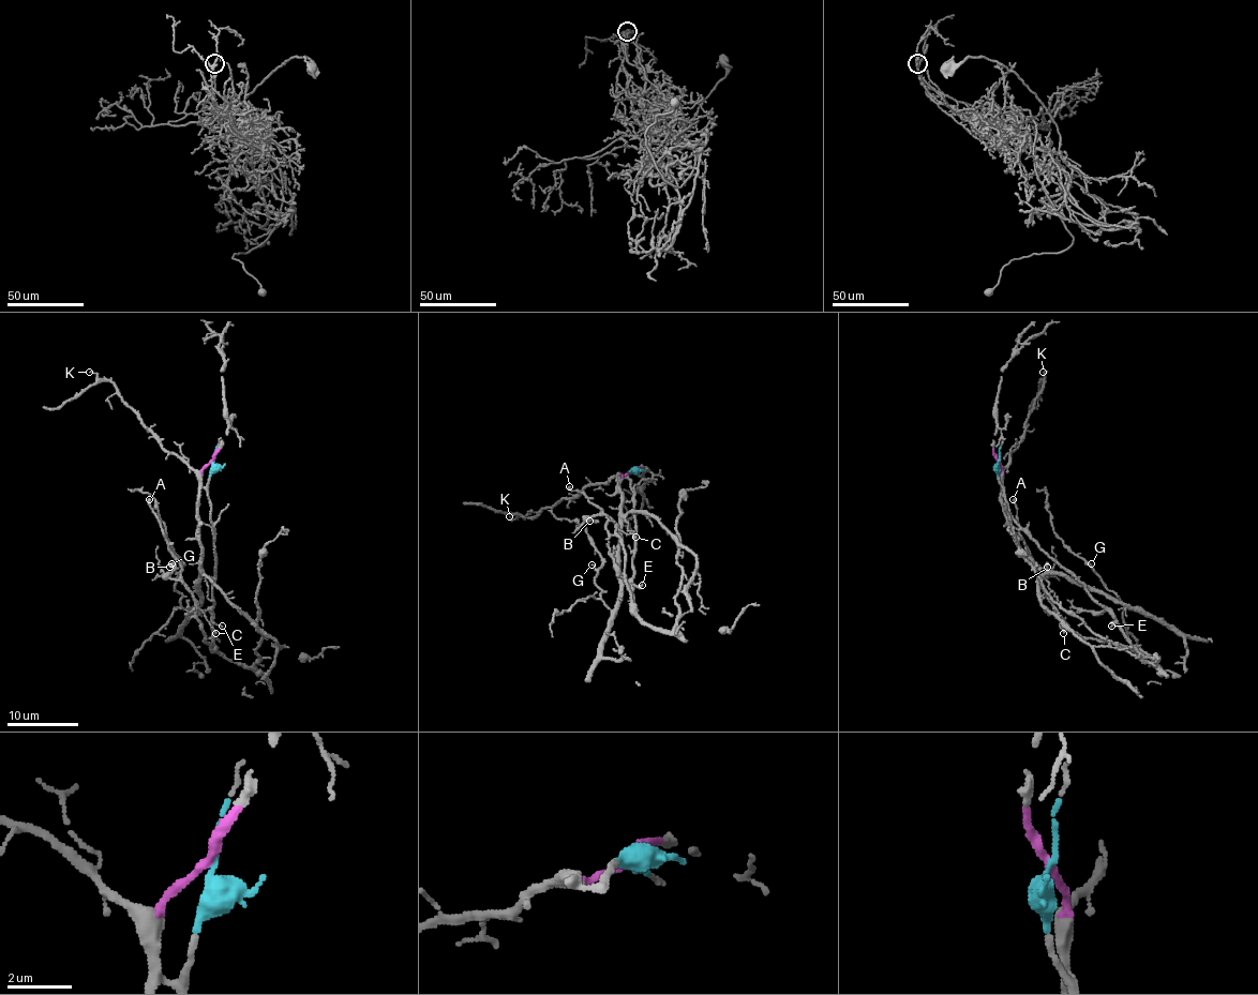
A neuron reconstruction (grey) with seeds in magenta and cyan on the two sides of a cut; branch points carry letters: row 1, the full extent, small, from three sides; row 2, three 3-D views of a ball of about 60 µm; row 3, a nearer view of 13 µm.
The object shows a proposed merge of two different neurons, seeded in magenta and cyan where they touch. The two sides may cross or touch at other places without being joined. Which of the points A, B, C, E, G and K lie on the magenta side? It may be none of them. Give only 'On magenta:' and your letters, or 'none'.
On magenta: G, K

